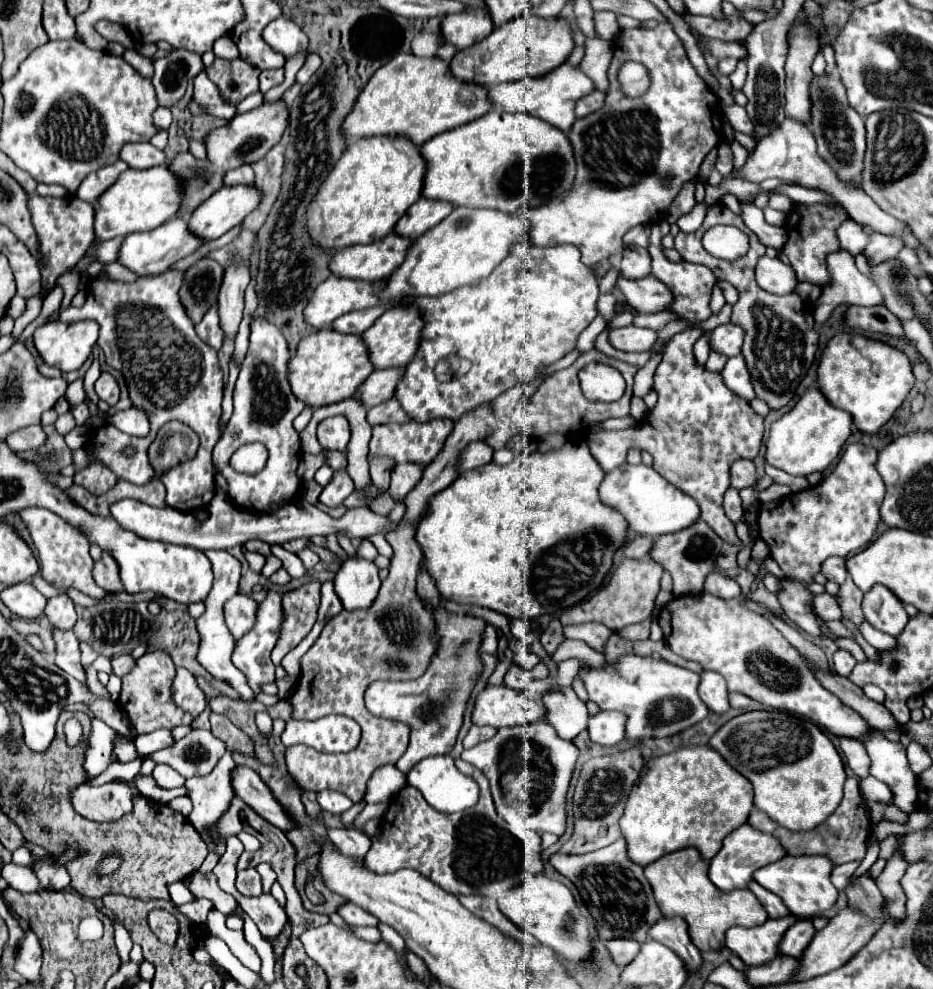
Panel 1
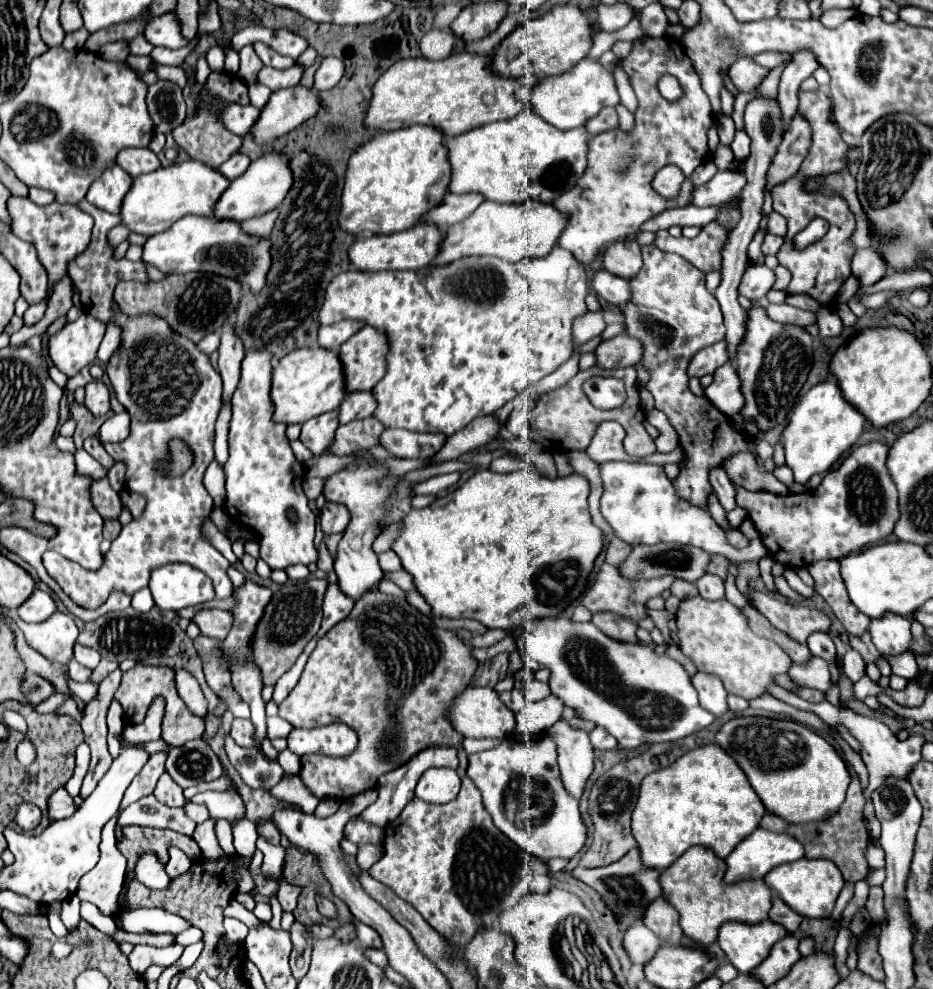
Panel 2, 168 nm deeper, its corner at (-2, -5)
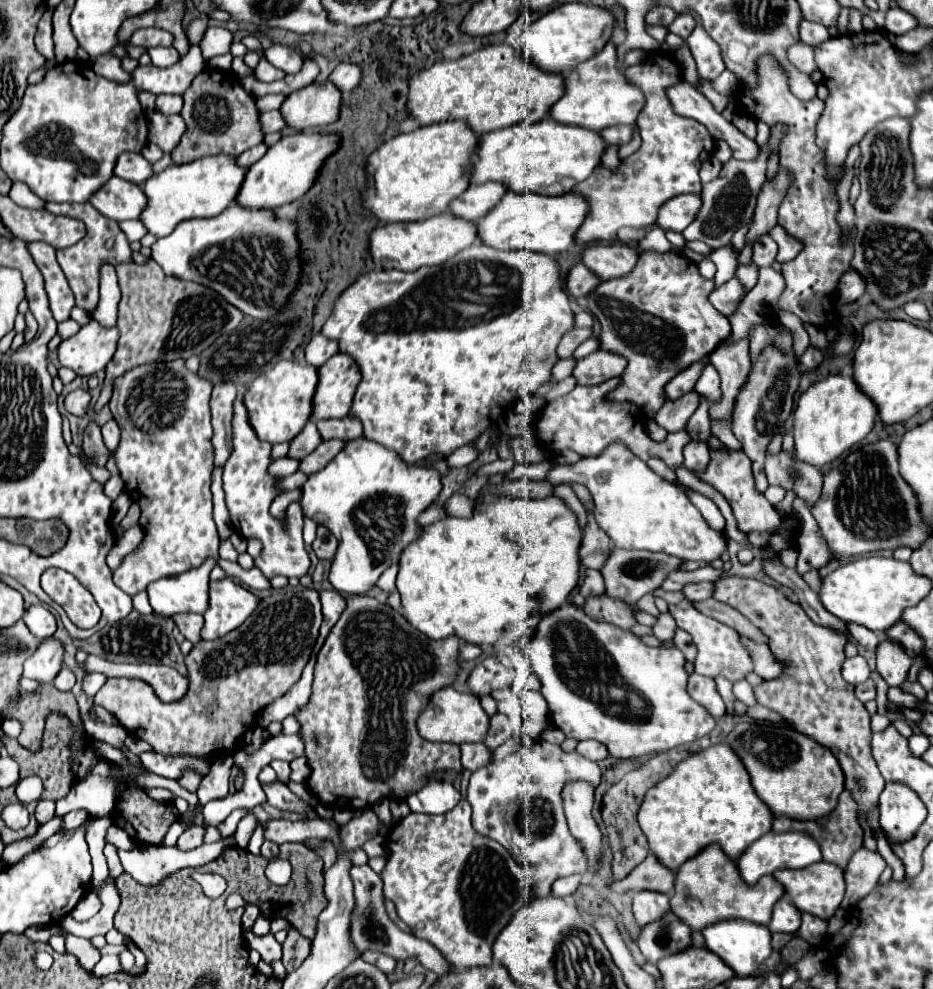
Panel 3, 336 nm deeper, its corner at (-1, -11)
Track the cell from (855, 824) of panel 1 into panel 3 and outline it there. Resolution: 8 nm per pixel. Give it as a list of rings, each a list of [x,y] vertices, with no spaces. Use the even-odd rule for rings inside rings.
[[[843,790],[841,796],[839,796],[837,808],[835,808],[829,816],[817,818],[817,820],[797,822],[799,826],[793,826],[795,820],[791,820],[791,818],[775,818],[775,820],[773,820],[773,832],[789,832],[789,830],[793,830],[793,828],[801,828],[801,830],[813,834],[813,832],[811,832],[813,828],[821,828],[819,844],[821,844],[823,860],[825,860],[825,862],[831,862],[831,864],[835,864],[835,866],[839,866],[839,868],[847,868],[849,858],[853,856],[853,852],[857,852],[857,850],[861,848],[861,842],[863,842],[863,828],[861,828],[861,824],[855,820],[855,810],[857,810],[855,800],[851,798],[851,794],[849,794],[847,790]]]

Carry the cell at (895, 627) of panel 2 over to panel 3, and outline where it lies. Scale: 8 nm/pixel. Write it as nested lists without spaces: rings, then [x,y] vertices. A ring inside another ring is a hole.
[[[881,642],[877,646],[877,672],[883,676],[887,686],[901,686],[907,678],[911,656],[897,650],[893,642]]]

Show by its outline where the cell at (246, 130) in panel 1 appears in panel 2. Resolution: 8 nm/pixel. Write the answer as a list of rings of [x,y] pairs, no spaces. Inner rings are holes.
[[[294,86],[272,92],[268,104],[250,128],[250,136],[256,144],[272,144],[314,116],[314,112],[318,112],[318,96],[310,88]]]

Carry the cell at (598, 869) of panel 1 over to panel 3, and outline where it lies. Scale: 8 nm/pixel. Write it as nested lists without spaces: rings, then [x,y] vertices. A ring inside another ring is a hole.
[[[649,854],[649,858],[645,858],[645,862],[641,862],[641,866],[637,866],[637,870],[633,870],[633,874],[629,874],[629,878],[613,882],[611,888],[619,894],[623,894],[631,888],[673,894],[673,886],[675,886],[673,870],[669,870],[653,854]]]

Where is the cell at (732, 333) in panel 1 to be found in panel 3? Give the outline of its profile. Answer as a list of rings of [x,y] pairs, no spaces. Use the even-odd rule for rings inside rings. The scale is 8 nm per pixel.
[[[695,362],[693,366],[681,370],[681,374],[673,376],[665,386],[665,398],[675,400],[681,398],[681,394],[687,394],[693,390],[693,382],[697,382],[697,374],[701,374],[701,362]]]

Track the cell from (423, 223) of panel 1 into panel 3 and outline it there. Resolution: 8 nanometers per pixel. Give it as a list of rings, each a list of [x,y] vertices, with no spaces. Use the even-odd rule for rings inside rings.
[[[485,182],[485,184],[471,184],[459,198],[451,202],[453,214],[459,218],[483,218],[503,196],[507,188],[501,182]]]

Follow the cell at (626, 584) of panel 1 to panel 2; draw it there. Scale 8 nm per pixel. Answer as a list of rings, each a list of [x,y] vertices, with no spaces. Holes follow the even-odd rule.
[[[604,564],[600,574],[596,576],[596,580],[592,582],[592,586],[586,590],[586,594],[582,596],[582,604],[592,612],[592,614],[598,614],[598,612],[614,612],[618,614],[620,618],[626,618],[634,624],[638,624],[640,620],[644,620],[648,614],[648,606],[646,602],[650,598],[656,598],[660,596],[666,588],[670,588],[670,584],[674,582],[674,576],[662,576],[662,578],[654,578],[654,580],[636,580],[636,578],[626,578],[622,576],[622,572],[612,566],[612,564]]]

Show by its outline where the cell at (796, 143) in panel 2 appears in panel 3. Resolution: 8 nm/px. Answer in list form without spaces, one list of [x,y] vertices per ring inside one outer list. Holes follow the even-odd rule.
[[[781,170],[775,180],[765,182],[765,186],[757,198],[753,224],[749,226],[749,232],[745,236],[745,240],[749,244],[753,244],[759,236],[767,234],[777,224],[777,206],[781,204],[781,198],[785,196],[785,186],[789,186],[789,178],[785,178],[785,174],[781,174]]]

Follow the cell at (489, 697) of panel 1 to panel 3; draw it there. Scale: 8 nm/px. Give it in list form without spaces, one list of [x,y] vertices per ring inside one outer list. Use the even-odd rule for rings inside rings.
[[[451,686],[431,694],[425,710],[417,718],[417,730],[421,738],[429,742],[451,742],[451,744],[483,742],[487,728],[489,728],[489,716],[483,712],[479,698],[473,698],[473,694],[467,692],[457,692]]]

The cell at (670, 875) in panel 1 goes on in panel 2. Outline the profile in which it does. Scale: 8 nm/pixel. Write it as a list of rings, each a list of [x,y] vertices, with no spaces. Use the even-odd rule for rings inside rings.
[[[694,846],[684,856],[680,856],[672,866],[660,872],[662,898],[680,912],[680,926],[688,938],[698,946],[708,948],[716,942],[718,928],[724,922],[742,922],[742,924],[760,924],[768,918],[772,892],[762,880],[752,880],[746,884],[726,884],[722,880],[726,864],[722,858],[714,856],[709,848]]]

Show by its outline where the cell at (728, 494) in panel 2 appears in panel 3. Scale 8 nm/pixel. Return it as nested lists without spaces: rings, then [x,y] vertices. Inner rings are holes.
[[[689,442],[683,448],[683,456],[683,466],[689,470],[705,470],[705,466],[709,464],[709,450],[705,442]]]

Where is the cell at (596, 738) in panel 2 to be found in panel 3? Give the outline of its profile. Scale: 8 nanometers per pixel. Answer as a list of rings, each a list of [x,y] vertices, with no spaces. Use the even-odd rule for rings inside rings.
[[[583,740],[583,742],[579,742],[579,744],[577,744],[577,752],[579,752],[581,756],[593,760],[593,762],[607,758],[607,754],[609,754],[609,752],[605,750],[605,746],[601,746],[601,742],[595,742],[595,740]]]

